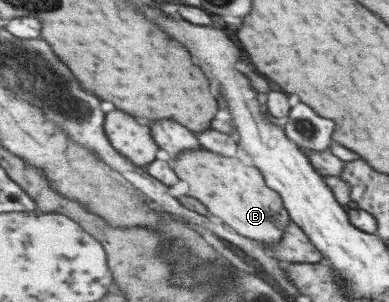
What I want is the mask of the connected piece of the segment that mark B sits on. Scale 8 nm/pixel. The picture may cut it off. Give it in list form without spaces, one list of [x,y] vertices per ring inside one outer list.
[[[202,147],[186,149],[170,160],[175,175],[187,184],[185,194],[204,204],[214,216],[228,224],[236,234],[256,240],[268,246],[281,240],[289,213],[285,210],[281,195],[265,182],[263,174],[240,155],[220,156]]]

